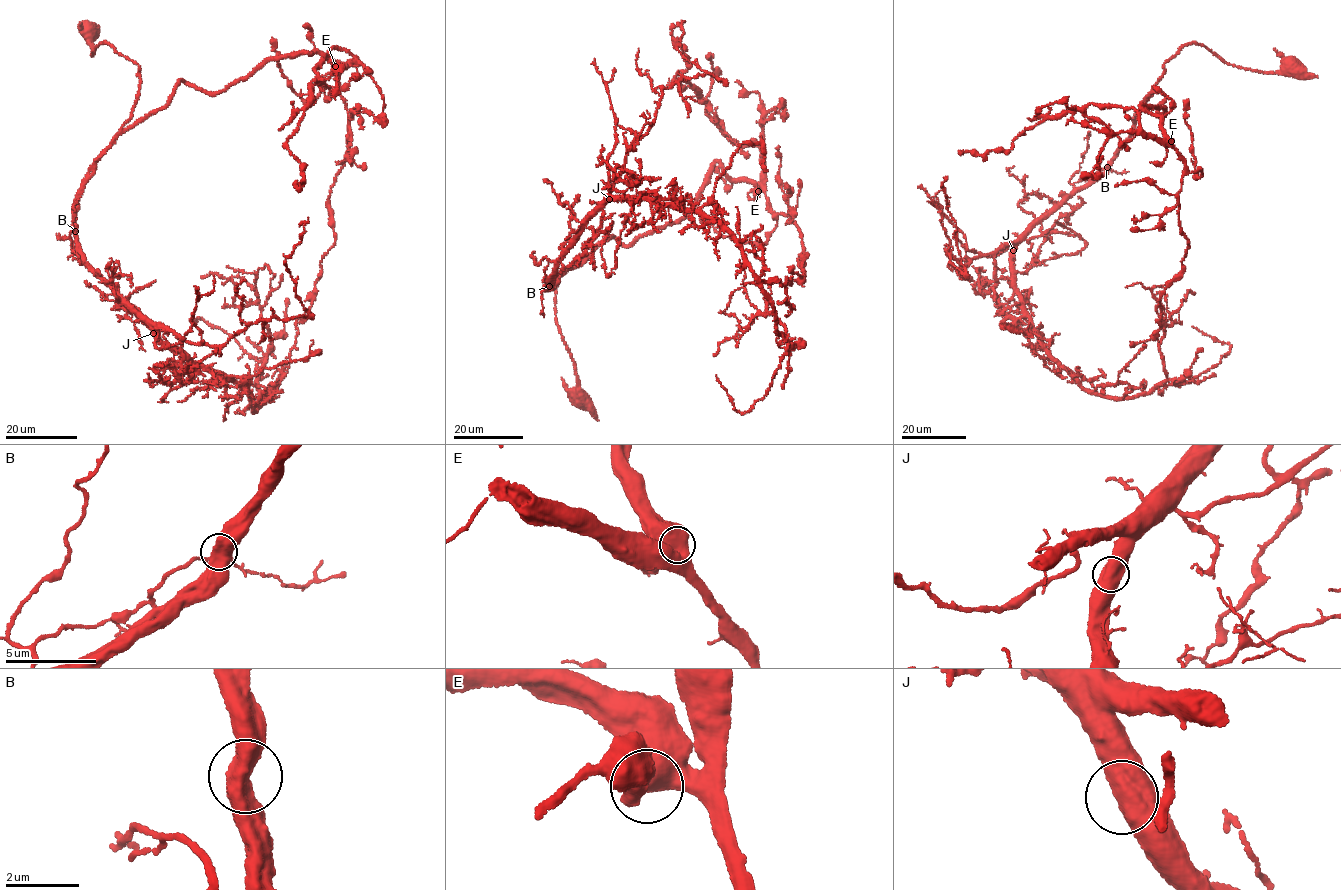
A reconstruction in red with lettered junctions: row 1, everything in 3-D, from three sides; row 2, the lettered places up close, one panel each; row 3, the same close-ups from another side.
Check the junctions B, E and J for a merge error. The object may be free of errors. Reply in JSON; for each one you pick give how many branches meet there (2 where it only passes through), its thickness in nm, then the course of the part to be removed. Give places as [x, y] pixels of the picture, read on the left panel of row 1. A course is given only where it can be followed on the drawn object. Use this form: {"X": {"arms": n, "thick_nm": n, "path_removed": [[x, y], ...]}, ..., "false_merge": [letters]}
{"false_merge": []}

